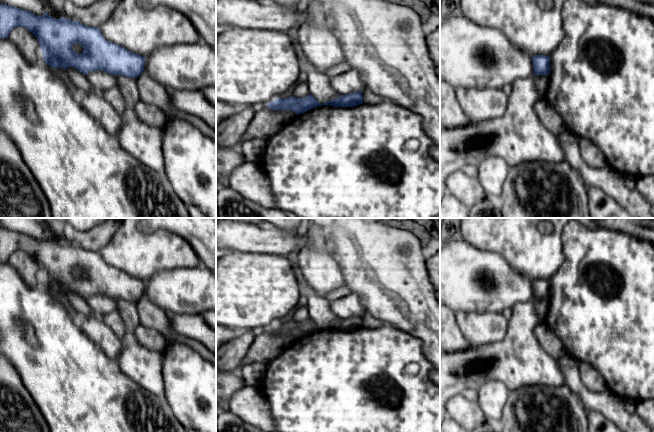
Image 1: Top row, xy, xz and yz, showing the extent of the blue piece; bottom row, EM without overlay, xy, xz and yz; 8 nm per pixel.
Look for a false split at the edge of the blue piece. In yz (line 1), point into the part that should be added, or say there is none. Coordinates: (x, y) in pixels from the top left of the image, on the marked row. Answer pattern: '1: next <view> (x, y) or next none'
1: next none

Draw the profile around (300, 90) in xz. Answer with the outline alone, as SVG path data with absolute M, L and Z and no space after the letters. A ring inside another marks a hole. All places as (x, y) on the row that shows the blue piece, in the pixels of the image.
M301 79L297 84L292 88L293 96L296 98L305 98L309 93L308 85L305 79Z

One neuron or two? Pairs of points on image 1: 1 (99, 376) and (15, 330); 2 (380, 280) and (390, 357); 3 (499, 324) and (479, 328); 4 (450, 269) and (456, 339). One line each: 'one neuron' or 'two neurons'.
1: one neuron
2: two neurons
3: one neuron
4: two neurons

